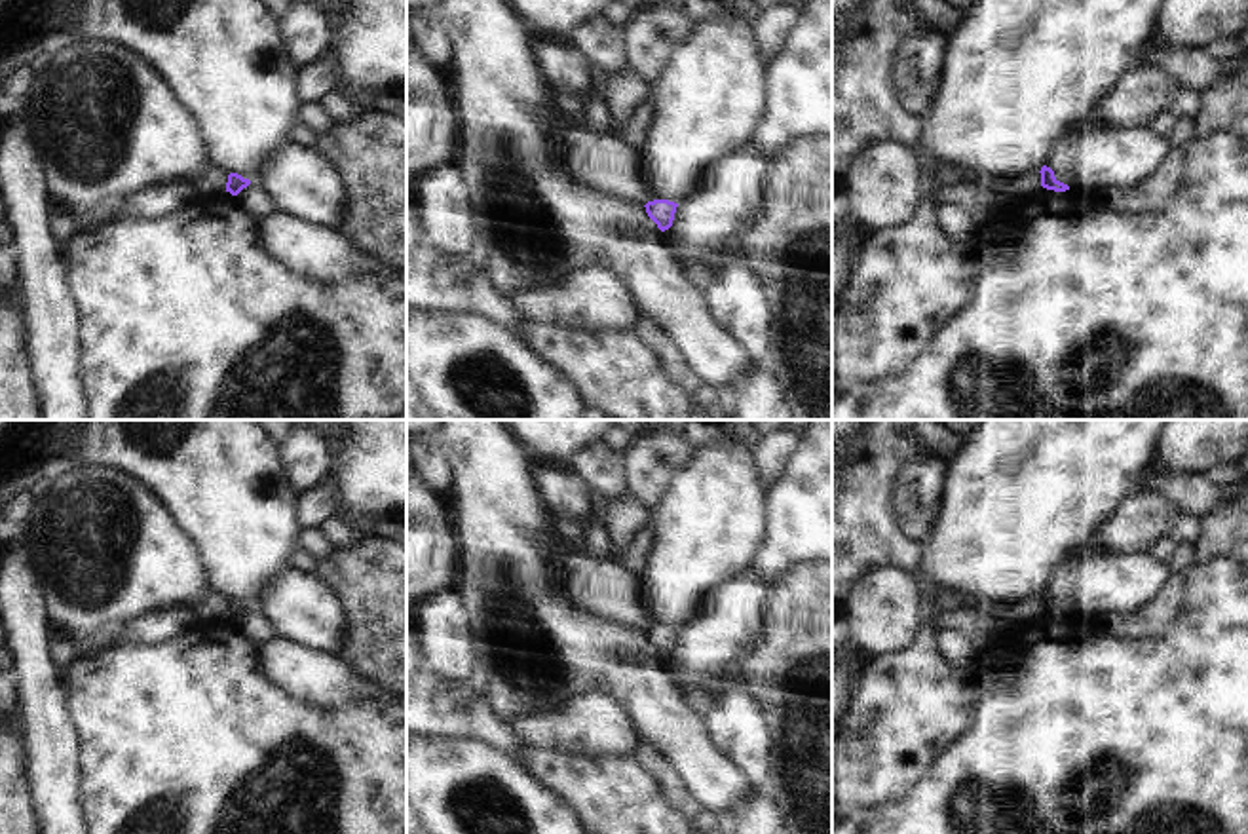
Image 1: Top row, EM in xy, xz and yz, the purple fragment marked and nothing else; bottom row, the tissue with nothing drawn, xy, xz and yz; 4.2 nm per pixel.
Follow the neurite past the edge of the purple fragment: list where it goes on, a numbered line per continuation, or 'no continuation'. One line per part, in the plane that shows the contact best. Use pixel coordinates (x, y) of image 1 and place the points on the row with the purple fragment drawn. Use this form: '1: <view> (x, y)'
no continuation

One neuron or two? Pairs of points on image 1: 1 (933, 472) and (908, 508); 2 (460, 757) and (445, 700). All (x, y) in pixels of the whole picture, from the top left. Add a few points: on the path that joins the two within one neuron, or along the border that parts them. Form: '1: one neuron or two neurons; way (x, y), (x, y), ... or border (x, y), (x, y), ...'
1: one neuron; way (924, 481), (918, 487), (918, 498)
2: two neurons; border (426, 736), (479, 738), (500, 751)

